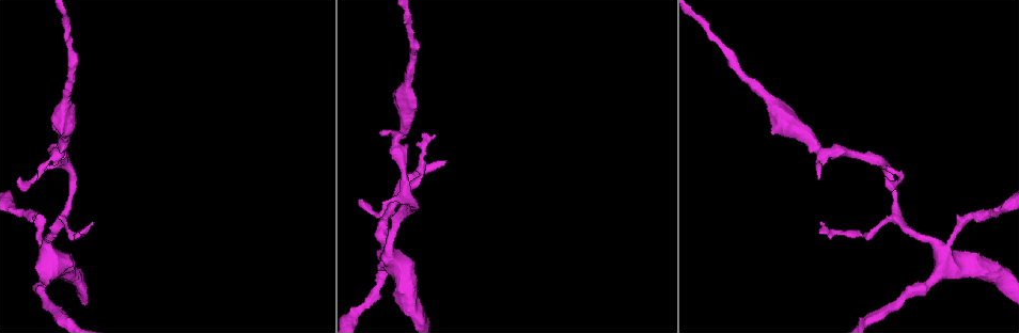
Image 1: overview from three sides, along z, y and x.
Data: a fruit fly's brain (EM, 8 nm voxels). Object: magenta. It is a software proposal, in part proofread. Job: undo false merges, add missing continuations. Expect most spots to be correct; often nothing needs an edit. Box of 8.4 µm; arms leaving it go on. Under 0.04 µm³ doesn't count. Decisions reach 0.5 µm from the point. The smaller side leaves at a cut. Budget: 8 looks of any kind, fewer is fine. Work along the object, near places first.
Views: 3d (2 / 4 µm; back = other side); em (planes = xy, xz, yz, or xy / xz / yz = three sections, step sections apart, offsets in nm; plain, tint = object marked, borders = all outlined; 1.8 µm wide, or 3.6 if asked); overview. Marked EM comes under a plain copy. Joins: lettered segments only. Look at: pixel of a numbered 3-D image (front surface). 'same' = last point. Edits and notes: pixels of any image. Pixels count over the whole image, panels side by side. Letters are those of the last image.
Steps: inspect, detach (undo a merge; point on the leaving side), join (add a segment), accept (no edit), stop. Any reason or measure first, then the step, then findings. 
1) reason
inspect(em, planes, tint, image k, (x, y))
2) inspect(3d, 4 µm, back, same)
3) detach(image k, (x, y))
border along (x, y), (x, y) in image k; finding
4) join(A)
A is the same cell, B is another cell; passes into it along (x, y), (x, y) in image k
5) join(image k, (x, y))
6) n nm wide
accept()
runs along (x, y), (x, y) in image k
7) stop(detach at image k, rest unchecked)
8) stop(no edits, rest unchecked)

inspect(3d, 4 µm, image 1, (92, 224))

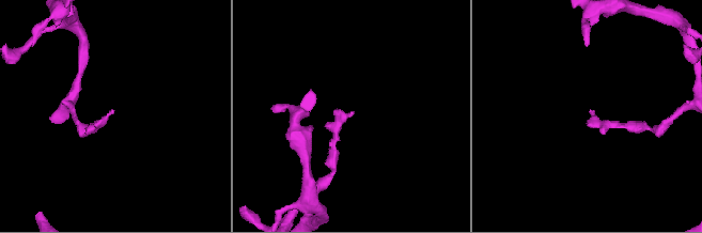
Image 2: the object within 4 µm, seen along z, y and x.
now the EM
inspect(em, xy, step 16, tint, image 2, (110, 110))

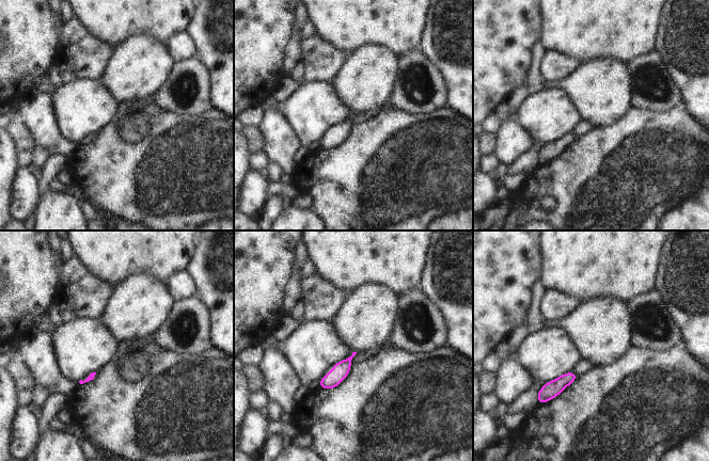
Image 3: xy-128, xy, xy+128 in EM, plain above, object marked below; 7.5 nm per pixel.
another direction
inspect(em, planes, borders, same)

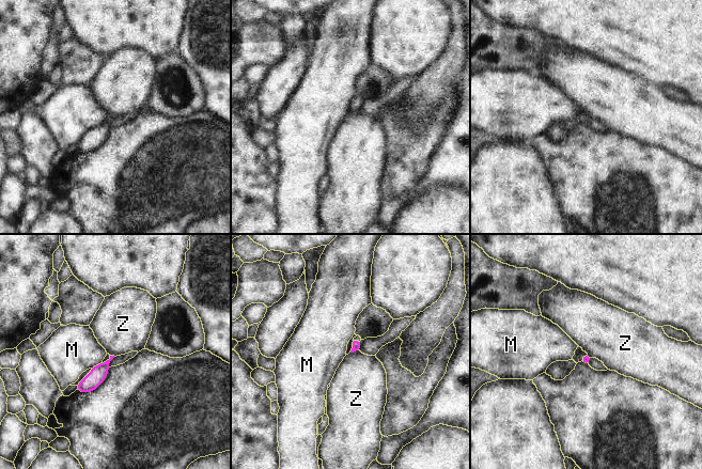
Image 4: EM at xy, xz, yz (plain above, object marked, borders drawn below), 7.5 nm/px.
accept()
M and Z are other cells; border along (358, 348), (350, 353) in image 4; no lettered segment goes on from it

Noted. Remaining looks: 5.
thin end
inspect(em, xz, step 4, borders, image 1, (20, 179))

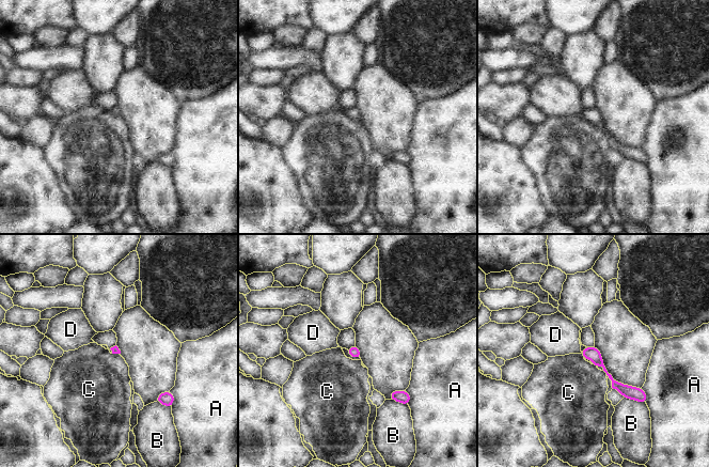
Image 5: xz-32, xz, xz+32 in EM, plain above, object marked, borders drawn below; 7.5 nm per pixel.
cut it another way
inspect(em, planes, borders, same)

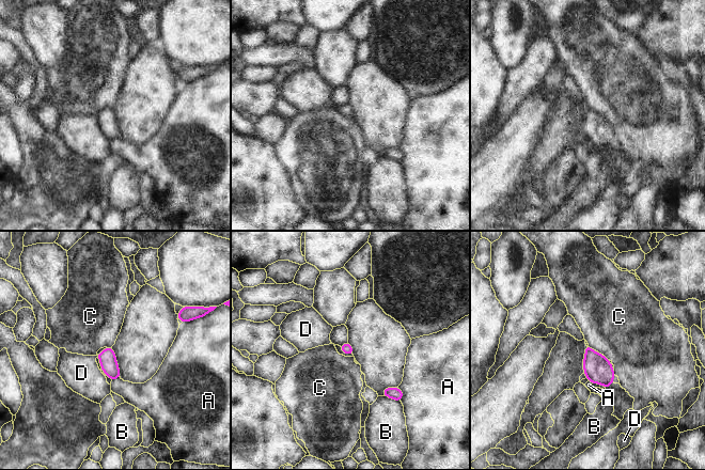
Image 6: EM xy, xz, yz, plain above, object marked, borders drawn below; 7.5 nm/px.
80 nm wide; B touches over 130 nm
accept()
A, B, C and D are other cells; none of them fits

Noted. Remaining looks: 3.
branch stops here
inspect(em, xz, step 16, borders, image 1, (380, 134))

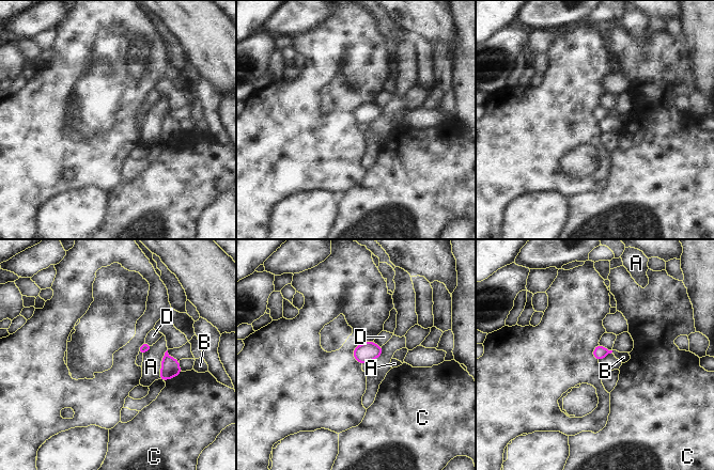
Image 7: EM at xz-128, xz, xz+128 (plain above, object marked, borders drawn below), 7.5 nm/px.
accept()
A, B, C and D are other cells; border along (144, 342), (152, 345) in image 7; no lettered segment goes on from it

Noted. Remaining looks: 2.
stop(no edits, rest unchecked)

